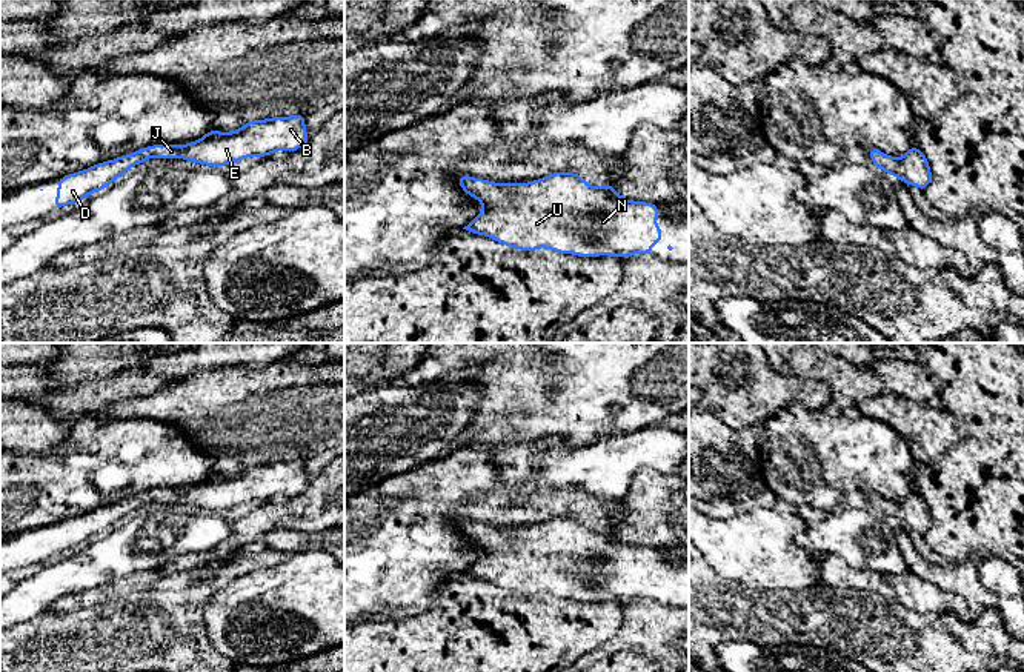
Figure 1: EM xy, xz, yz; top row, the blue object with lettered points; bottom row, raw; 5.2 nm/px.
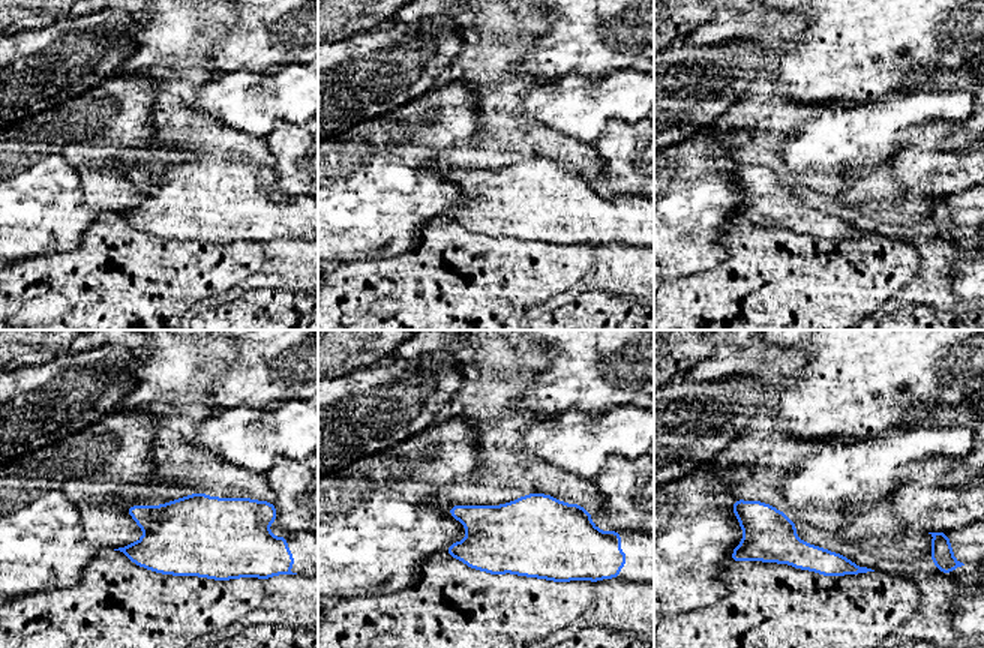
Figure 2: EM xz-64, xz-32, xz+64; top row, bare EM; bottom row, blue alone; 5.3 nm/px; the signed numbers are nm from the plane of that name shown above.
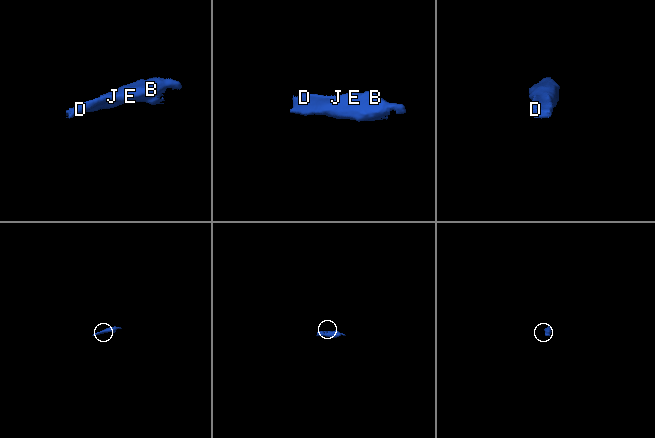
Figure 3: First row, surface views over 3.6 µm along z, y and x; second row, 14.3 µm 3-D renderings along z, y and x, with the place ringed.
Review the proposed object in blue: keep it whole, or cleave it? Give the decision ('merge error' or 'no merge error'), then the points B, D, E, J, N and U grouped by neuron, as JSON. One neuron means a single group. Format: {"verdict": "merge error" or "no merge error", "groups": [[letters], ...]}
{"verdict": "no merge error", "groups": [["B", "D", "E", "J", "N", "U"]]}

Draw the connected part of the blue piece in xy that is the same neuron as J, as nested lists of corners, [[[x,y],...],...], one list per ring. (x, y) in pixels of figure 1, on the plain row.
[[[304,458],[272,461],[244,467],[234,477],[208,475],[204,481],[188,489],[152,489],[134,498],[94,509],[57,524],[58,537],[54,552],[75,549],[89,538],[105,534],[132,511],[151,501],[185,503],[218,512],[246,501],[264,501],[284,494],[294,497],[308,486]]]

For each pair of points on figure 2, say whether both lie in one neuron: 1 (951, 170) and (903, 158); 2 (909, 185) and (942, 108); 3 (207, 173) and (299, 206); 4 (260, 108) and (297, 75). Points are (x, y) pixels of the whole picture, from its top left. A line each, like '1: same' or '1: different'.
1: same
2: different
3: same
4: same

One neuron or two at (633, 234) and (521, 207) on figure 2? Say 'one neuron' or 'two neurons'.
one neuron

